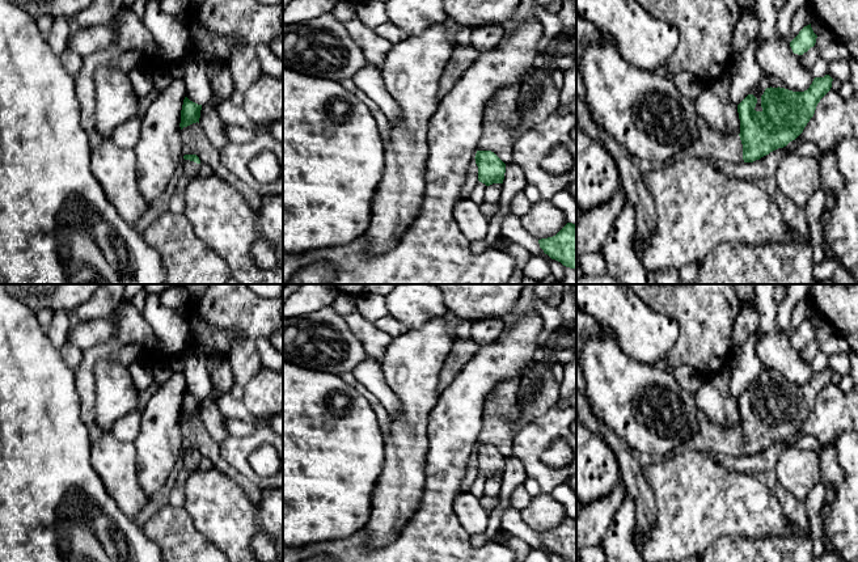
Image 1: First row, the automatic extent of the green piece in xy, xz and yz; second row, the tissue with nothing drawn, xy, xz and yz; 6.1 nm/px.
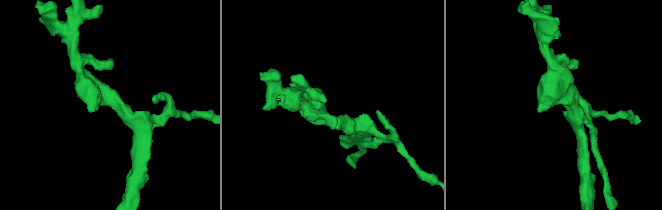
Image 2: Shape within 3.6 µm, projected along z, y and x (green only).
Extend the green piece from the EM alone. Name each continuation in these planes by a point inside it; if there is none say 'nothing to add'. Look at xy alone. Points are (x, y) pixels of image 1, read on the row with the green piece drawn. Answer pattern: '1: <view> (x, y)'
1: xy (190, 168)

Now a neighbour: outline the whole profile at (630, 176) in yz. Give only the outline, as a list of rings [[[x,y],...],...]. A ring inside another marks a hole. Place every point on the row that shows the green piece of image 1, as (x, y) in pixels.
[[[599,127],[603,145],[616,161],[620,181],[625,189],[629,203],[635,212],[635,234],[638,241],[646,241],[655,231],[656,210],[654,200],[642,179],[638,161],[622,148],[605,130]]]

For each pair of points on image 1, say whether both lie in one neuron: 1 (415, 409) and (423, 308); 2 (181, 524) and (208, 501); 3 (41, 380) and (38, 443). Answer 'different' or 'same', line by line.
1: different
2: different
3: same

